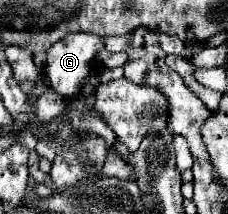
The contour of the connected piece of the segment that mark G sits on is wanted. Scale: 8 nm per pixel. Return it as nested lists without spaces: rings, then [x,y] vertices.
[[[68,33],[48,49],[44,77],[62,97],[78,95],[84,79],[94,73],[94,57],[104,47],[102,37],[94,33]]]

